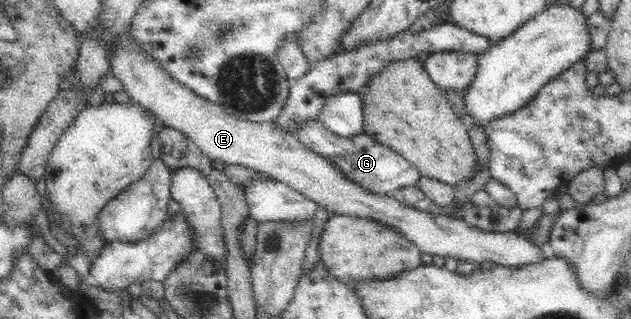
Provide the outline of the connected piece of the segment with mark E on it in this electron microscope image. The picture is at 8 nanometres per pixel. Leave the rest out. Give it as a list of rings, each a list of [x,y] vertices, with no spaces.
[[[128,35],[122,37],[120,43],[121,49],[114,53],[112,59],[112,75],[122,82],[132,101],[158,117],[164,125],[188,136],[211,161],[244,165],[248,169],[266,174],[314,200],[323,216],[356,214],[360,217],[373,217],[400,228],[400,232],[404,232],[422,254],[450,257],[473,264],[490,261],[506,267],[538,265],[544,261],[541,247],[528,240],[521,231],[483,230],[468,225],[463,219],[408,207],[392,199],[391,195],[374,195],[364,191],[346,180],[333,163],[310,151],[296,136],[281,132],[271,122],[254,123],[229,115],[220,105],[209,103],[192,90],[172,81],[155,61],[144,59],[136,45],[128,41]]]

